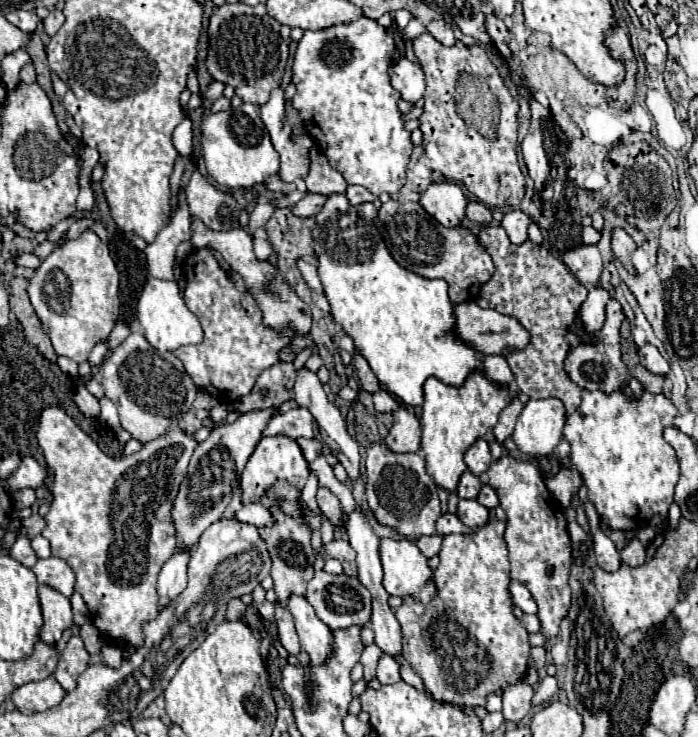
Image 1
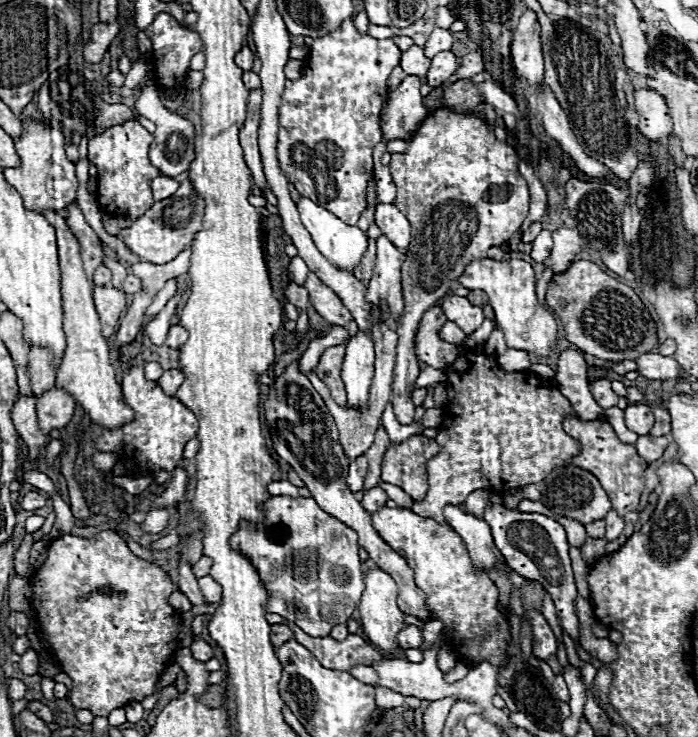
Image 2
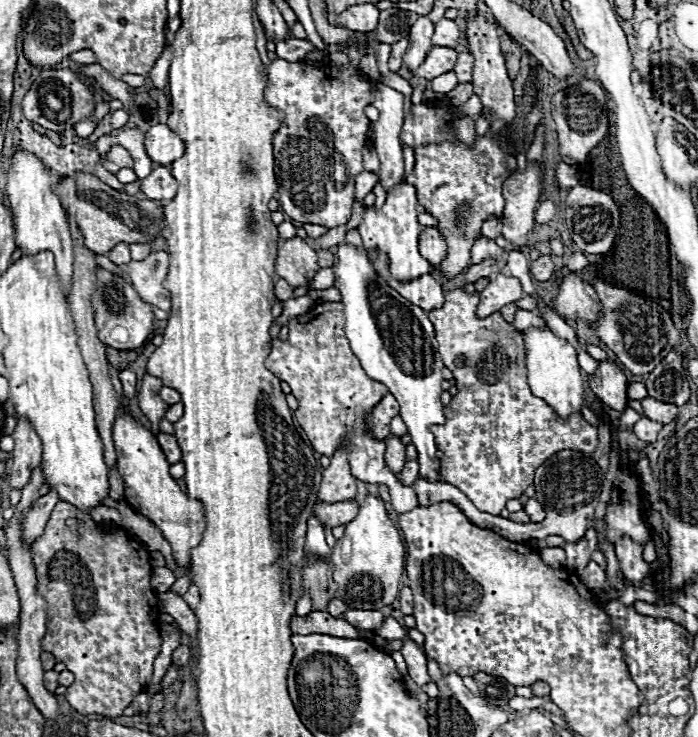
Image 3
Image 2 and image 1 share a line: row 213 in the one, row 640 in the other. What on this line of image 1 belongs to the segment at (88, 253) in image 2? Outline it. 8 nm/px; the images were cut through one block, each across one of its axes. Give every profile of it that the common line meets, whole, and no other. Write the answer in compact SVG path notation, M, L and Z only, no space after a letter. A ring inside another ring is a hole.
M72 636L62 650L62 656L60 656L60 662L56 666L54 678L60 682L60 686L66 692L70 692L70 690L74 690L78 676L88 668L88 662L90 662L90 654L84 652L82 638Z

